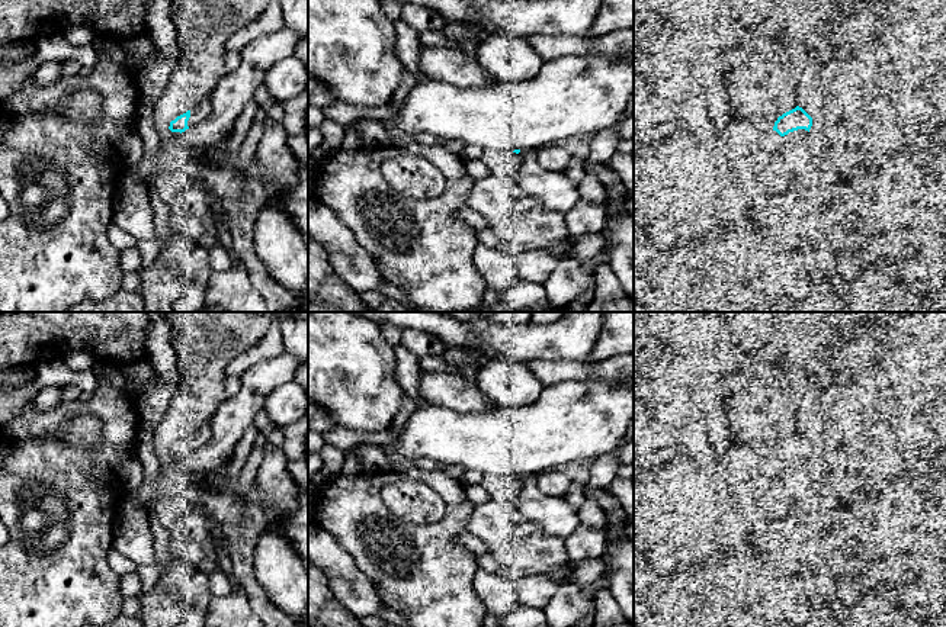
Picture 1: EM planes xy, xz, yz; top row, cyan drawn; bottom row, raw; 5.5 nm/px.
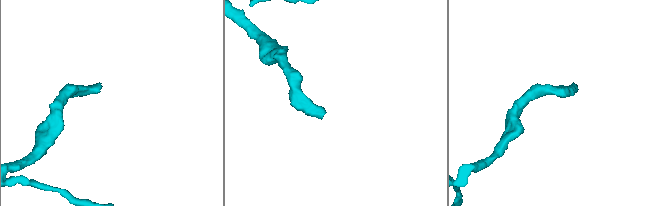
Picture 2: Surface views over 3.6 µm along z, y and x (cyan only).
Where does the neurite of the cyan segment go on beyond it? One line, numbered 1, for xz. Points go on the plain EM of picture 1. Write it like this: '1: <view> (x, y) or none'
1: none

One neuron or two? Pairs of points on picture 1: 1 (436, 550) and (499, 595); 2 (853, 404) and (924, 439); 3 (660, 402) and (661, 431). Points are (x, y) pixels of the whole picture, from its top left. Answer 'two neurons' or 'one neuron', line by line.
1: two neurons
2: two neurons
3: two neurons

